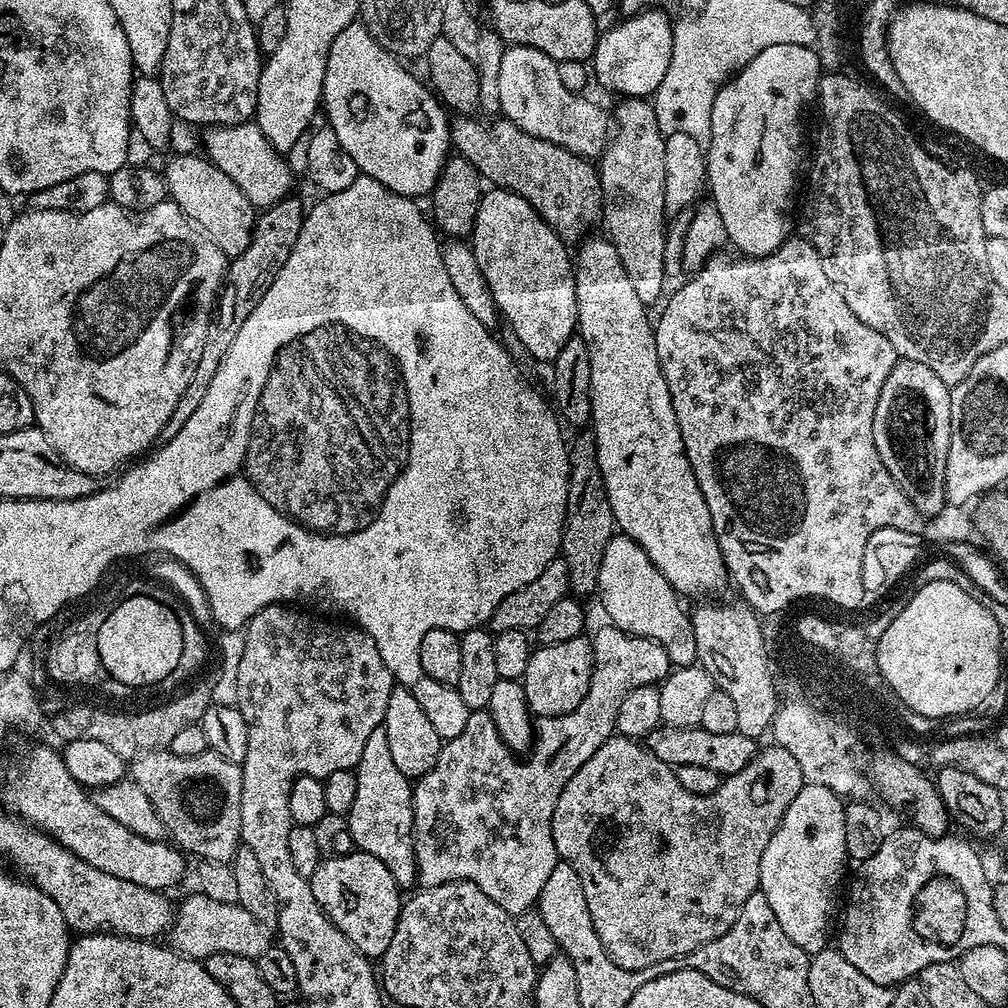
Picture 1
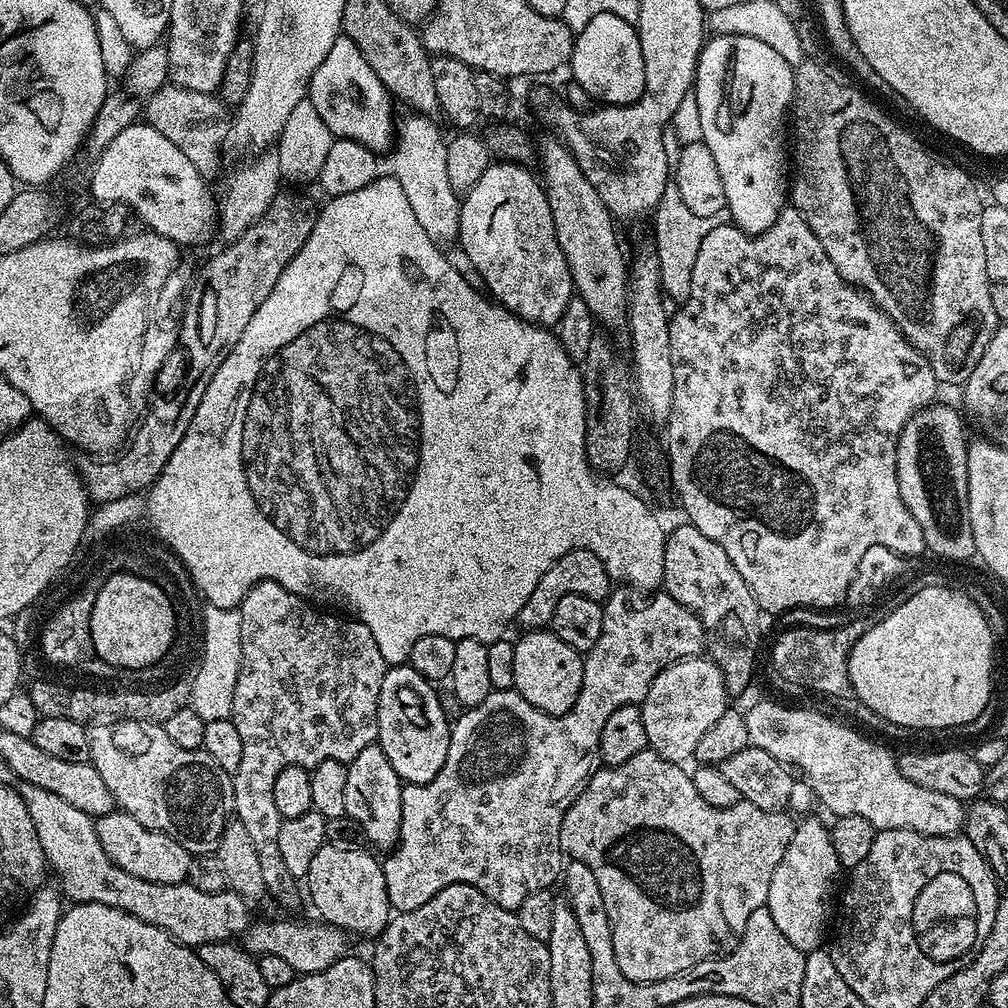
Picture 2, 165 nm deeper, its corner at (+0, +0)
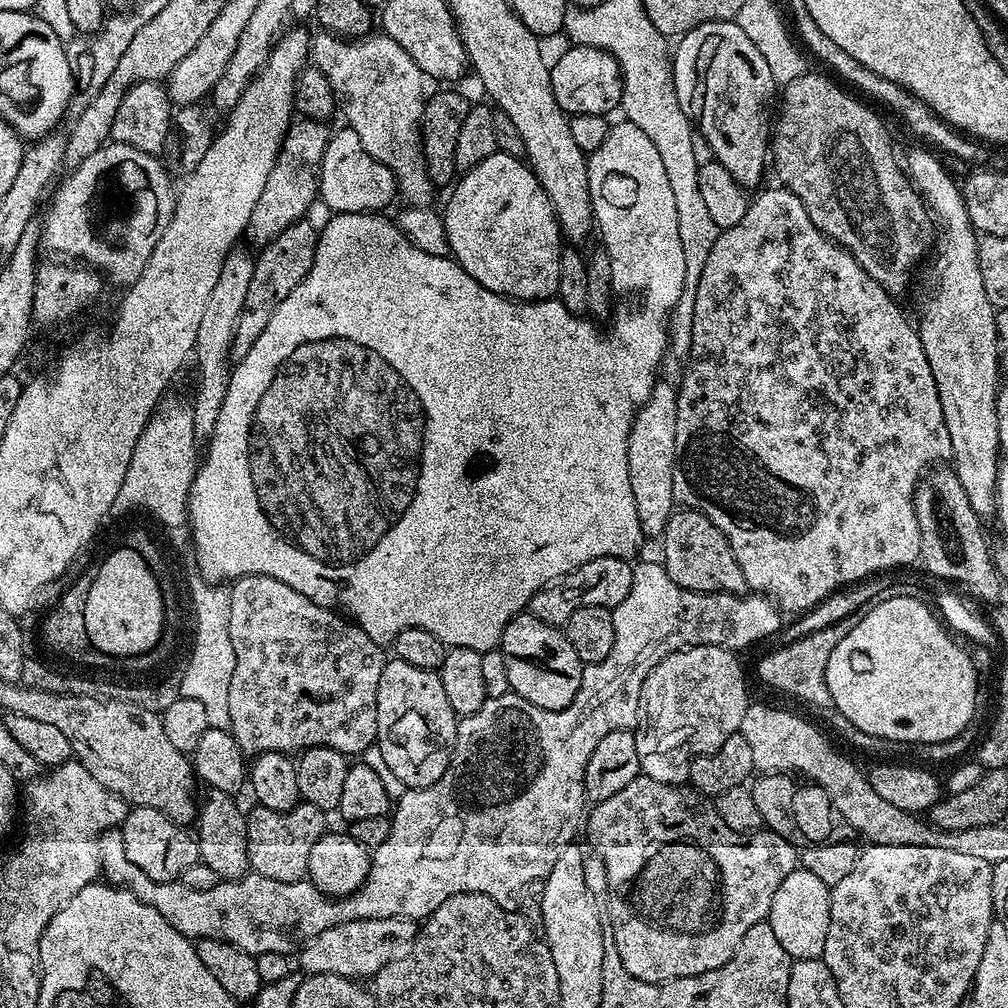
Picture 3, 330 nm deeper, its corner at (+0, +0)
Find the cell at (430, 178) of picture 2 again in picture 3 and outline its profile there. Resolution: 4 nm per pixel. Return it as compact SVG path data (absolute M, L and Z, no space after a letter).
M323 30L317 33L317 36L313 35L310 40L310 60L330 82L332 92L336 95L339 111L341 113L344 111L344 116L348 119L345 120L347 127L353 128L358 134L366 154L370 154L392 171L399 195L405 196L409 205L431 205L434 185L432 179L428 177L422 143L426 77L418 66L418 62L414 62L414 58L410 58L410 54L406 54L406 50L402 50L402 46L394 42L394 38L383 34L369 34L348 39Z

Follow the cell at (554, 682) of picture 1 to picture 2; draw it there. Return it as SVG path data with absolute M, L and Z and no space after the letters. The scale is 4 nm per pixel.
M532 630L520 641L515 641L513 650L513 682L515 691L539 712L548 716L565 716L576 704L582 690L584 662L581 653L548 630Z

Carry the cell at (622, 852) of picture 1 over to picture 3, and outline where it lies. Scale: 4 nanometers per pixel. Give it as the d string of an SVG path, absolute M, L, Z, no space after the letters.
M638 775L634 782L629 782L618 794L606 798L601 804L592 804L586 816L586 832L592 843L591 851L606 862L606 878L608 882L608 902L606 905L606 919L614 930L614 946L618 946L618 958L622 958L622 966L634 978L651 984L664 984L667 980L690 978L698 974L706 974L710 970L718 970L734 958L742 938L746 938L746 930L750 926L758 926L758 922L767 920L770 914L770 902L774 902L774 893L778 886L786 879L786 874L793 872L798 866L798 848L786 838L771 830L757 830L754 832L739 832L730 830L722 818L718 818L718 810L711 799L705 798L691 786L684 784L667 784L654 782L654 778Z

